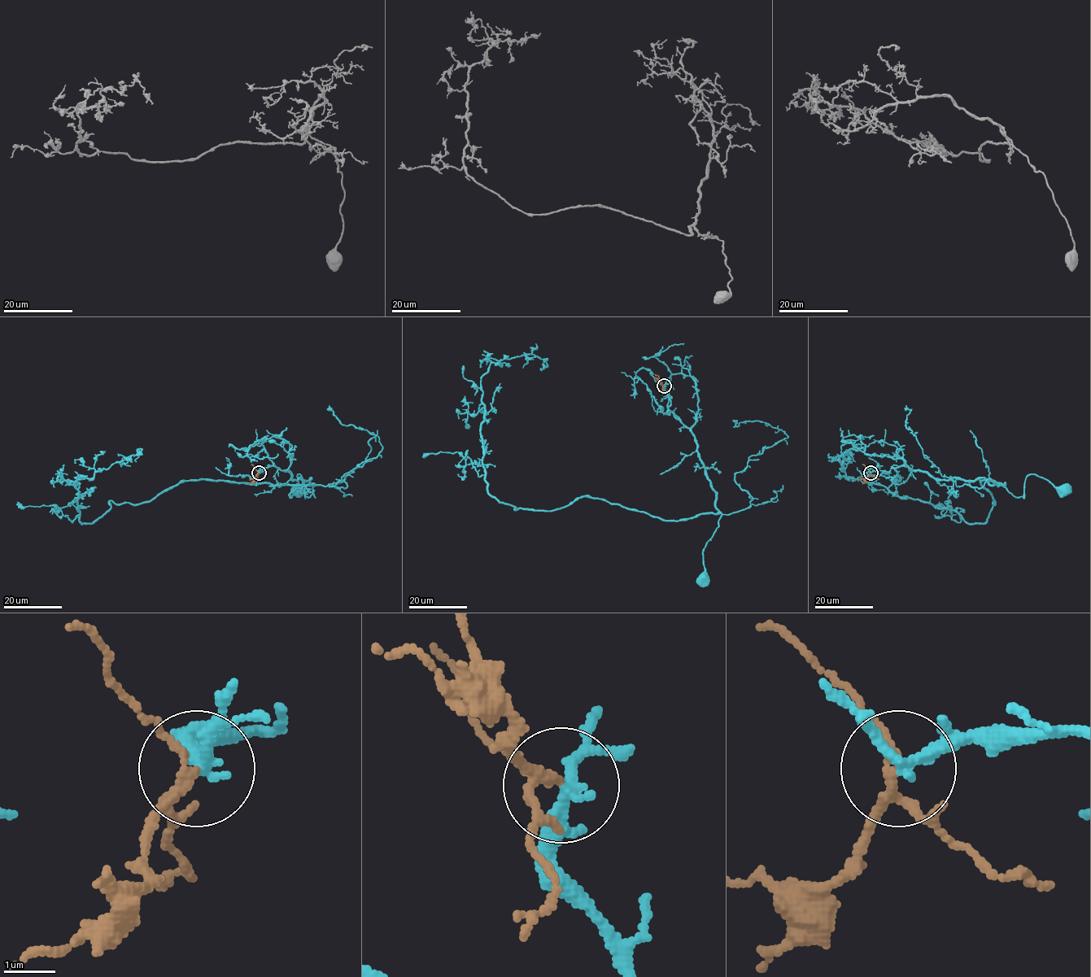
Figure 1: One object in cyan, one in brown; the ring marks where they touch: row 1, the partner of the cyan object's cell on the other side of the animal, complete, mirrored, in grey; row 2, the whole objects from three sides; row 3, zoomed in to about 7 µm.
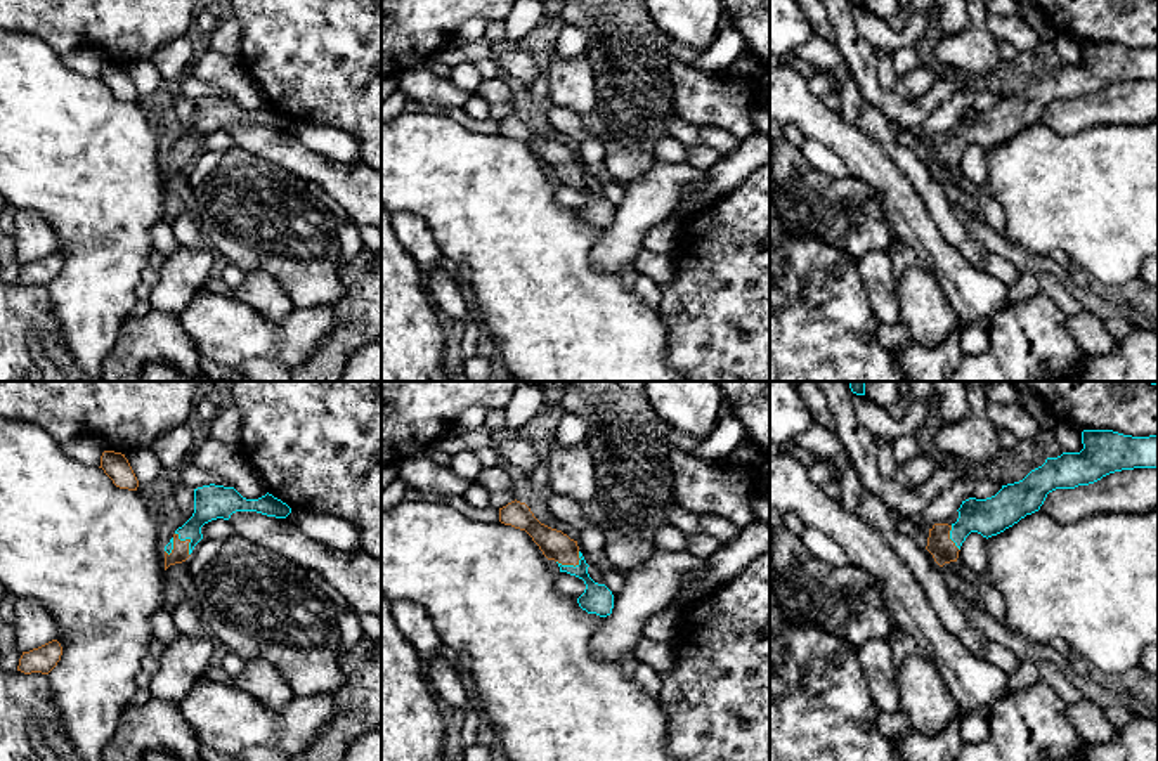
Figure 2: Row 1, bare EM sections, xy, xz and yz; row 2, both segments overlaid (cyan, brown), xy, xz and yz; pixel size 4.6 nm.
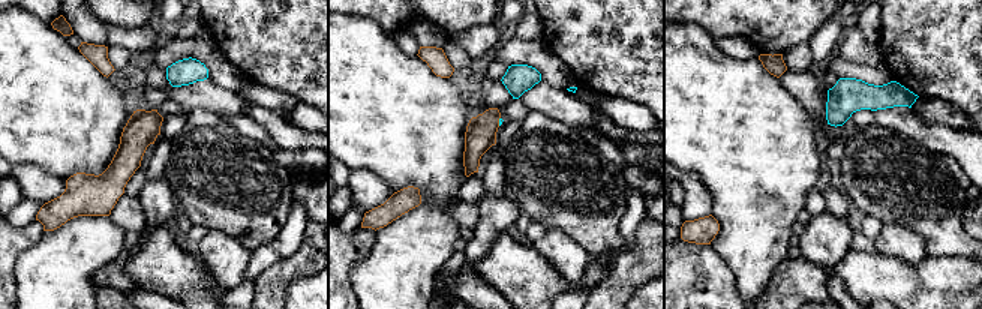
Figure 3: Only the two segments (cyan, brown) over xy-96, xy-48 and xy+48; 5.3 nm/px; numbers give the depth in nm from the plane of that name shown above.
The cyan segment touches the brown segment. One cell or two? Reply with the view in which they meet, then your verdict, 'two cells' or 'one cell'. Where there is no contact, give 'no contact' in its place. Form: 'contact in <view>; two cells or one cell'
contact in xz; one cell

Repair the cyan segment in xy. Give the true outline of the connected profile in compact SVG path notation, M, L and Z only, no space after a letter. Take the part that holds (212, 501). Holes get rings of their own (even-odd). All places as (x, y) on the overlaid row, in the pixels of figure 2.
M203 485L194 489L194 513L175 530L165 546L165 570L185 562L194 546L203 539L201 527L211 520L229 520L236 511L257 511L267 517L286 518L291 508L272 494L258 499L243 498L234 487Z

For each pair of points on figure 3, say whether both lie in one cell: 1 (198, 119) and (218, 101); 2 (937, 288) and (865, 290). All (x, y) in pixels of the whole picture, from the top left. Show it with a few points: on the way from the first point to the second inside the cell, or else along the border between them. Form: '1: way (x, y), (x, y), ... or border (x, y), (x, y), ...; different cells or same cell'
1: border (189, 110), (209, 110), (221, 117); different cells
2: way (919, 287), (883, 287); same cell

